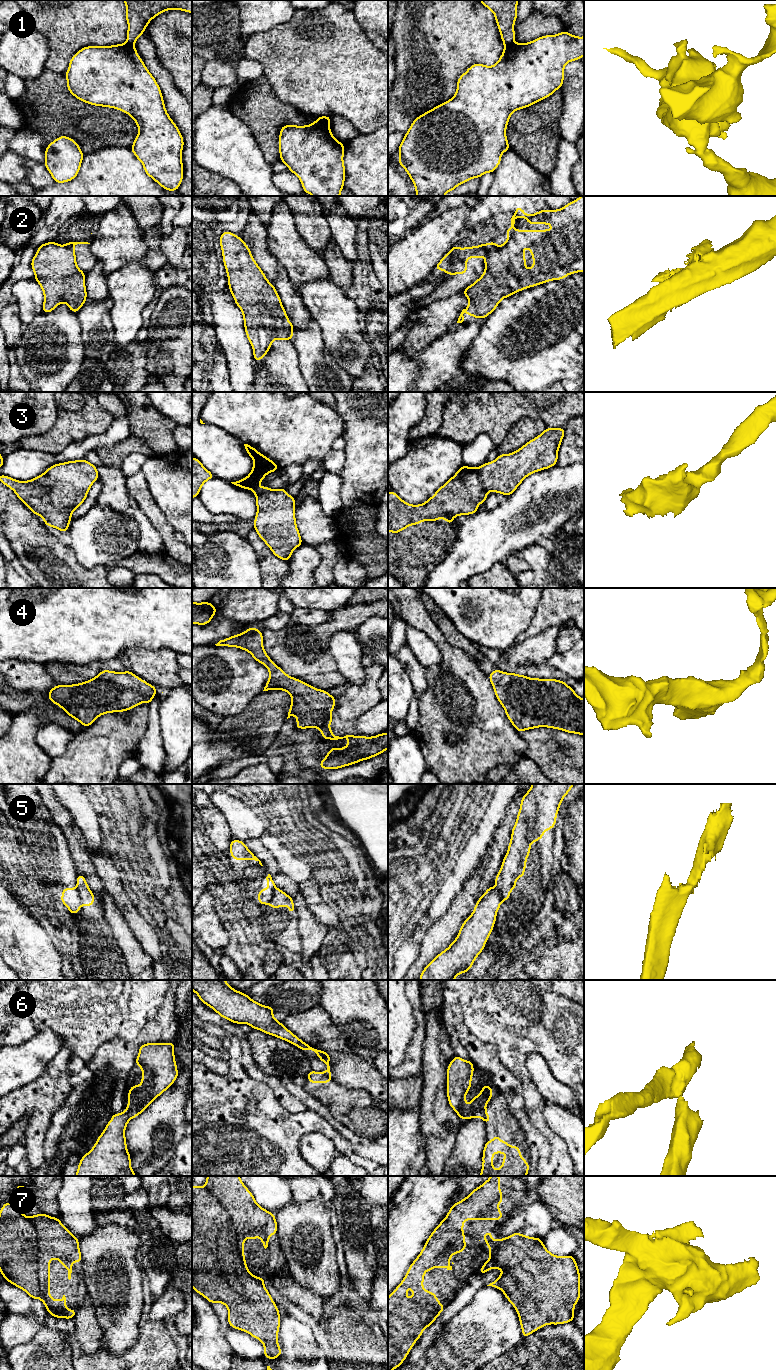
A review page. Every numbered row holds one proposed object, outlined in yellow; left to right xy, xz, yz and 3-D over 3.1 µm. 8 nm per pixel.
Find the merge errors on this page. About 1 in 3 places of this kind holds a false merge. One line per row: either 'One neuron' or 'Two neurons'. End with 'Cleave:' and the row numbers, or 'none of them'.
1: Two neurons
2: One neuron
3: One neuron
4: One neuron
5: Two neurons
6: Two neurons
7: One neuron
Cleave: 1, 5, 6

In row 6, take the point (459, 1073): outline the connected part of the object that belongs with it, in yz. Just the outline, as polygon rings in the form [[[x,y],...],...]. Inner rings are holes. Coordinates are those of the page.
[[[454,1056],[447,1069],[448,1102],[462,1120],[473,1117],[482,1118],[484,1107],[494,1094],[490,1085],[486,1084],[480,1091],[480,1095],[474,1096],[470,1105],[466,1105],[465,1095],[472,1086],[473,1072],[473,1062],[466,1061],[458,1056]]]

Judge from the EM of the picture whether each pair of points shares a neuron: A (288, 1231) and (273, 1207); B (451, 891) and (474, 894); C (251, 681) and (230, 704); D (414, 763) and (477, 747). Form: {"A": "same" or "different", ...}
{"A": "different", "B": "different", "C": "same", "D": "different"}

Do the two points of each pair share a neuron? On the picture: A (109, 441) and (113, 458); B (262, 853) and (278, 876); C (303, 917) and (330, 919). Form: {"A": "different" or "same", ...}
{"A": "different", "B": "same", "C": "different"}

